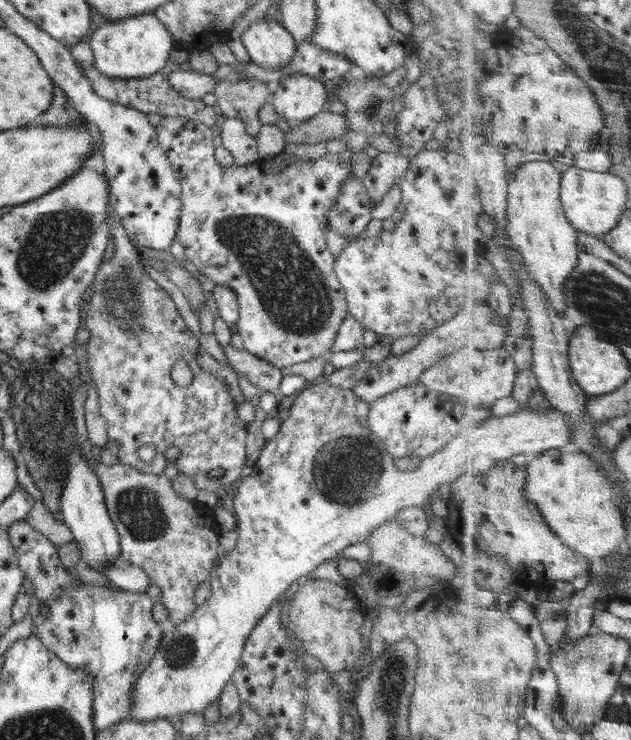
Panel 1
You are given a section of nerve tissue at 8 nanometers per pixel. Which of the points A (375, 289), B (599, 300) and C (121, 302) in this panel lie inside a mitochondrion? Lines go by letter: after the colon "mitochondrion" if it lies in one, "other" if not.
A: other
B: mitochondrion
C: mitochondrion

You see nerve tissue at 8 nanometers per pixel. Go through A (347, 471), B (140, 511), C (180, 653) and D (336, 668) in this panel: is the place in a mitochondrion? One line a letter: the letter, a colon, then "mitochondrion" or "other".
A: mitochondrion
B: mitochondrion
C: mitochondrion
D: other

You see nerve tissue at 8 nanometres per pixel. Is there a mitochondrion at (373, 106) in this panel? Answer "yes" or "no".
yes

